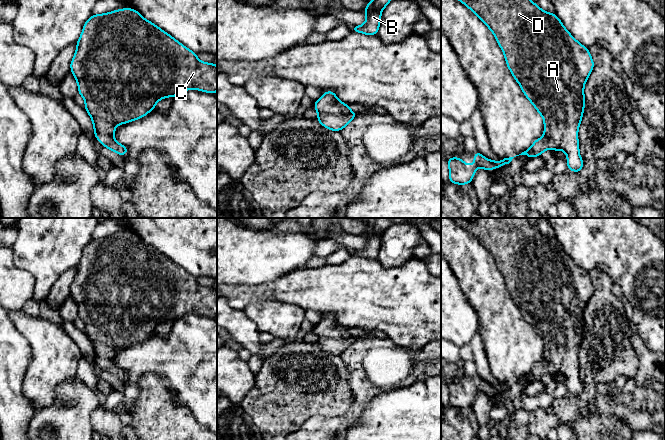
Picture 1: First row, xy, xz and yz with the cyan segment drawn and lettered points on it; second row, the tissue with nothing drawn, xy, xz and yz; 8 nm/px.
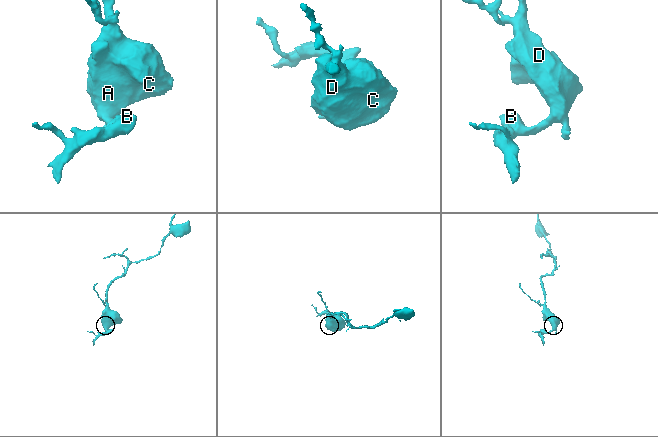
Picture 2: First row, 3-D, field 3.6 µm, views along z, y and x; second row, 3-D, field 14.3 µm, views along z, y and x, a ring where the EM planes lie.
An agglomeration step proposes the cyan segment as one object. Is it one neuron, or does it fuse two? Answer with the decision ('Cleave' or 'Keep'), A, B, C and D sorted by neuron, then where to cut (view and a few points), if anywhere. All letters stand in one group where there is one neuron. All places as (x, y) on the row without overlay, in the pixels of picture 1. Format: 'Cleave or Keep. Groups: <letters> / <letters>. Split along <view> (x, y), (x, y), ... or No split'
Keep. Groups: A B C D. No split

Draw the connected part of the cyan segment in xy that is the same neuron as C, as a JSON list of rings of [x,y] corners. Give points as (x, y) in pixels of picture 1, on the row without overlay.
[[[132,232],[92,239],[83,249],[70,287],[78,307],[78,317],[85,324],[96,363],[119,380],[129,377],[114,362],[117,349],[141,343],[156,327],[195,313],[214,318],[217,315],[217,290],[202,286],[197,278],[182,269]]]

